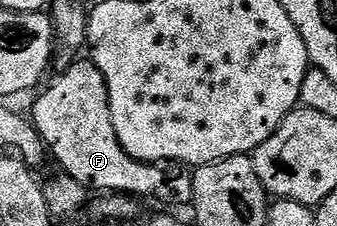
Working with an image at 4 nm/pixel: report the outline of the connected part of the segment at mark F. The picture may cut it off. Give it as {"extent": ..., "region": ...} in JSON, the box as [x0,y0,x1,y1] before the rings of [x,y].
{"extent":[32,58,194,205],"region":[[[79,58],[57,75],[54,81],[49,81],[50,88],[41,89],[42,97],[34,104],[32,123],[42,135],[42,143],[52,160],[62,167],[65,175],[94,194],[151,196],[166,204],[189,205],[193,201],[194,178],[183,165],[170,162],[163,166],[158,162],[137,160],[120,146],[120,138],[116,138],[112,126],[108,86],[93,60]]]}

